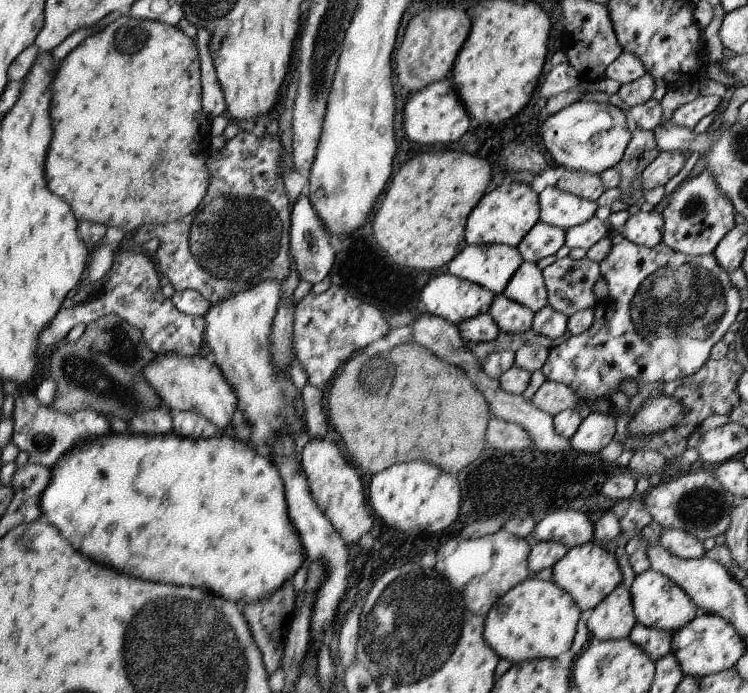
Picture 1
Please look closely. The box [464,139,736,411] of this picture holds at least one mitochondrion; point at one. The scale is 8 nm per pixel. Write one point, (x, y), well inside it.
(681, 304)

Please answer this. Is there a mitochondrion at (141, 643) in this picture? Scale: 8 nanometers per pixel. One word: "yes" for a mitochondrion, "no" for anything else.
yes

